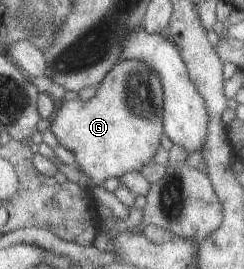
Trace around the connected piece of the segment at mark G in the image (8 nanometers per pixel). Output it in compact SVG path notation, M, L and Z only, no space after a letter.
M120 60L106 73L105 77L102 77L102 80L95 87L94 95L88 101L80 101L78 98L70 99L70 101L61 99L57 103L56 111L54 111L53 116L50 118L49 128L58 144L74 156L74 167L86 177L86 180L92 186L101 186L108 178L116 178L118 180L124 173L132 171L139 172L143 166L152 160L156 149L160 145L162 135L161 118L161 90L156 75L144 63L138 62L137 60Z

